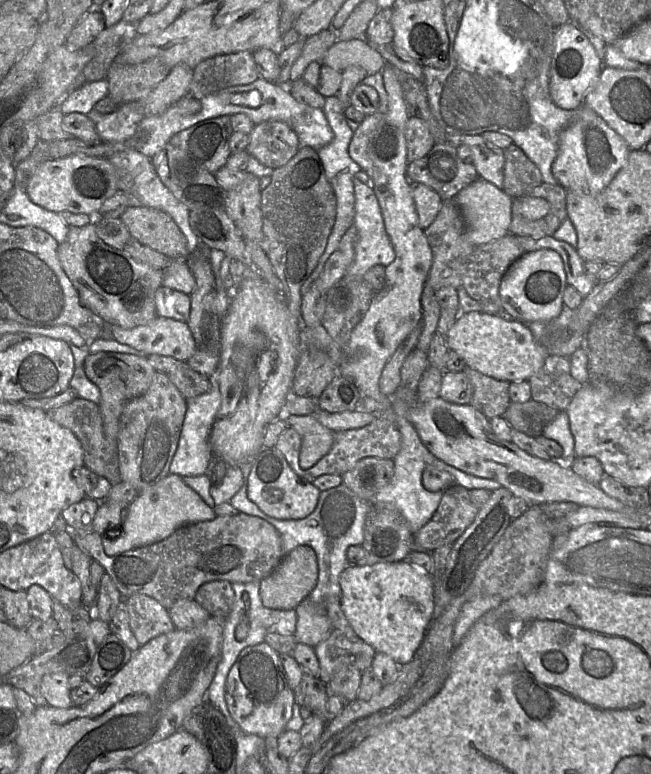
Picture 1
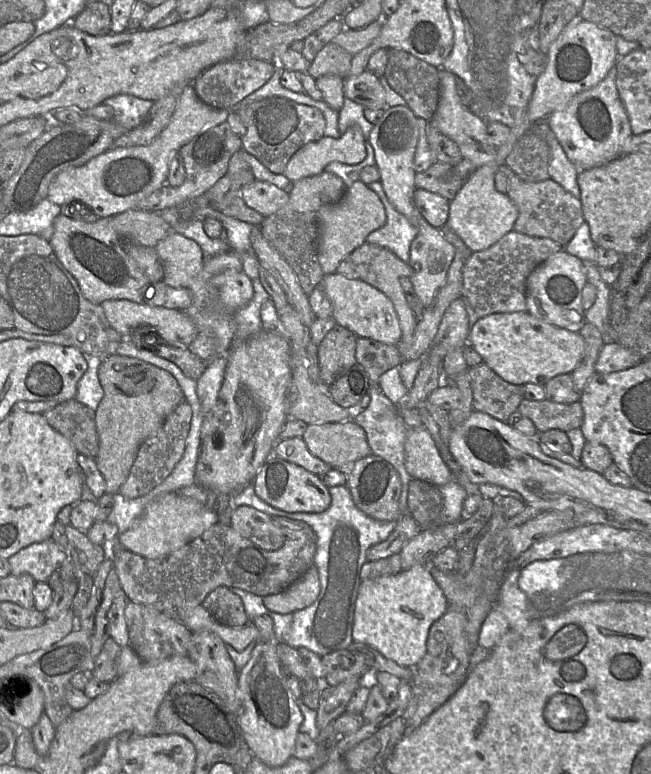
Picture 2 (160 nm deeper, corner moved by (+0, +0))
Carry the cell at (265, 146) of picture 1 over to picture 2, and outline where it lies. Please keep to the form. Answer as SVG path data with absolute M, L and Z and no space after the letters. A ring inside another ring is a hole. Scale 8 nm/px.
M269 97L237 108L246 132L241 136L242 149L253 155L275 174L283 174L290 158L305 144L324 136L326 127L322 112L284 97Z

